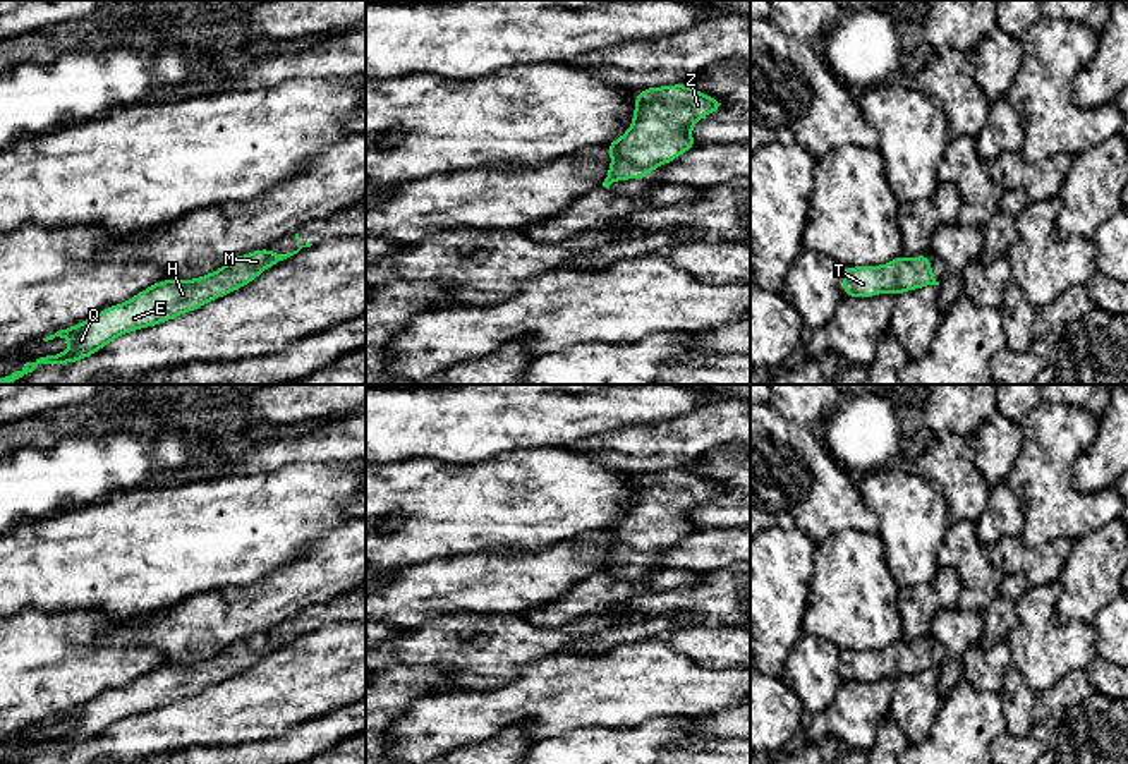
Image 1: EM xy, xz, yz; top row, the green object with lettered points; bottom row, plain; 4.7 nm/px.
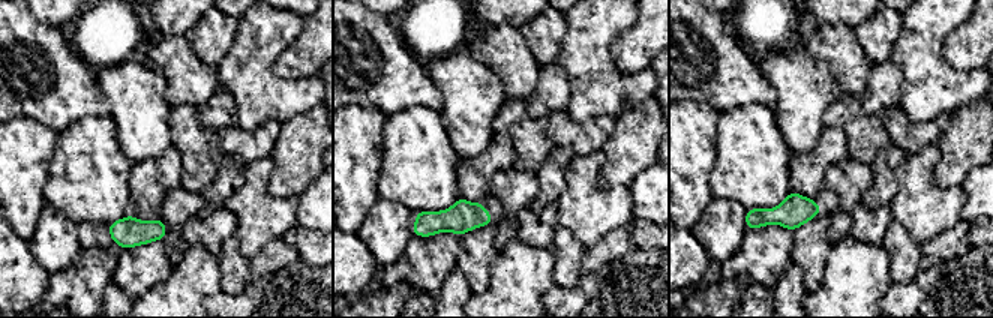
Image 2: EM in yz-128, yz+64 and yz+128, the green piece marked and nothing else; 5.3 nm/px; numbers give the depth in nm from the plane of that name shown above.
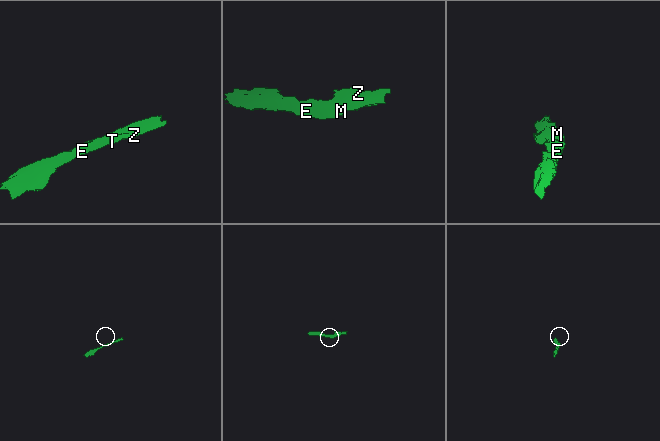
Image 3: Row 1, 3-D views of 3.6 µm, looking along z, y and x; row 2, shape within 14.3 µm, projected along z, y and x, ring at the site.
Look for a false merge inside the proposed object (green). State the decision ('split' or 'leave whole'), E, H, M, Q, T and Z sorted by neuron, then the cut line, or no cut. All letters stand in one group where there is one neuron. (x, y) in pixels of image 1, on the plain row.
leave whole; E H M Q T Z; no cut

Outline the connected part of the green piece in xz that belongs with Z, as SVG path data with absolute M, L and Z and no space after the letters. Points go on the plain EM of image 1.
M687 469L646 472L634 486L634 506L606 532L611 539L606 573L616 565L646 561L692 534L697 529L692 512L723 493L723 486Z

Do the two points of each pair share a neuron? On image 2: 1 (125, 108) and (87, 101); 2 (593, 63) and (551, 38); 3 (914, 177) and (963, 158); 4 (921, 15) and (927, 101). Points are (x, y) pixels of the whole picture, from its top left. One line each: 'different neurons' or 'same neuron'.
1: different neurons
2: different neurons
3: different neurons
4: same neuron

